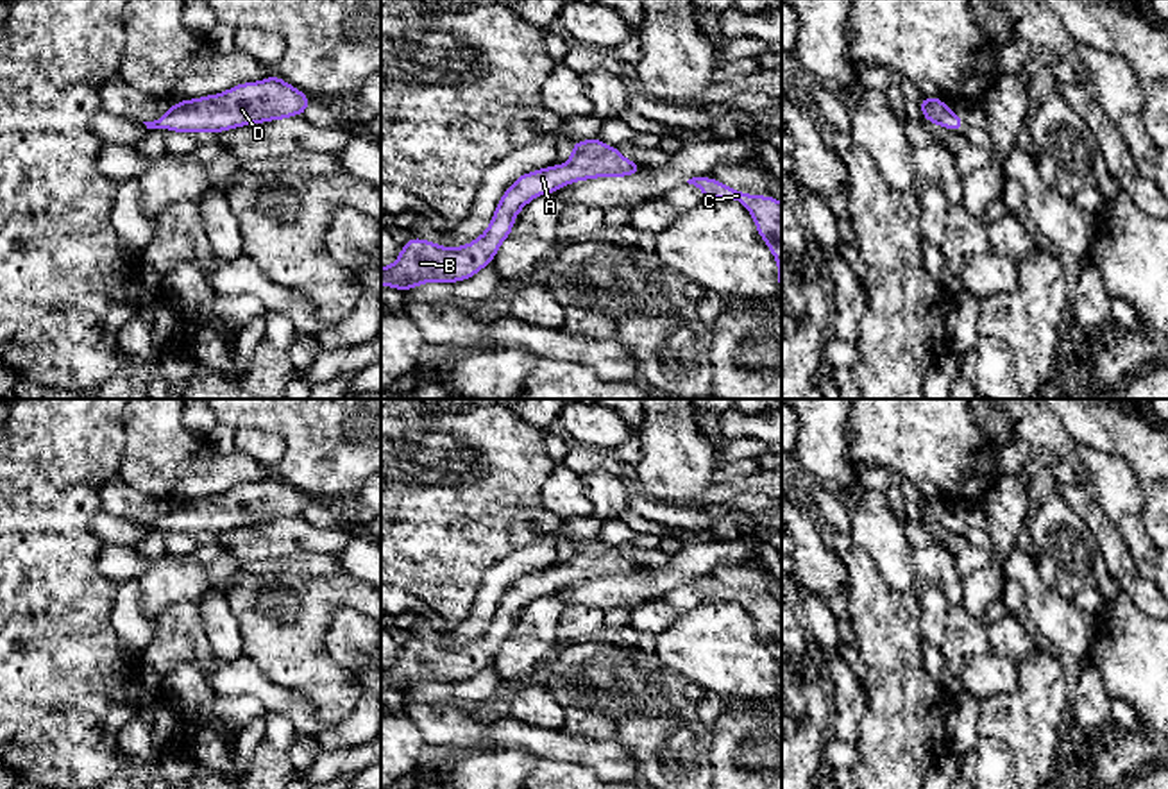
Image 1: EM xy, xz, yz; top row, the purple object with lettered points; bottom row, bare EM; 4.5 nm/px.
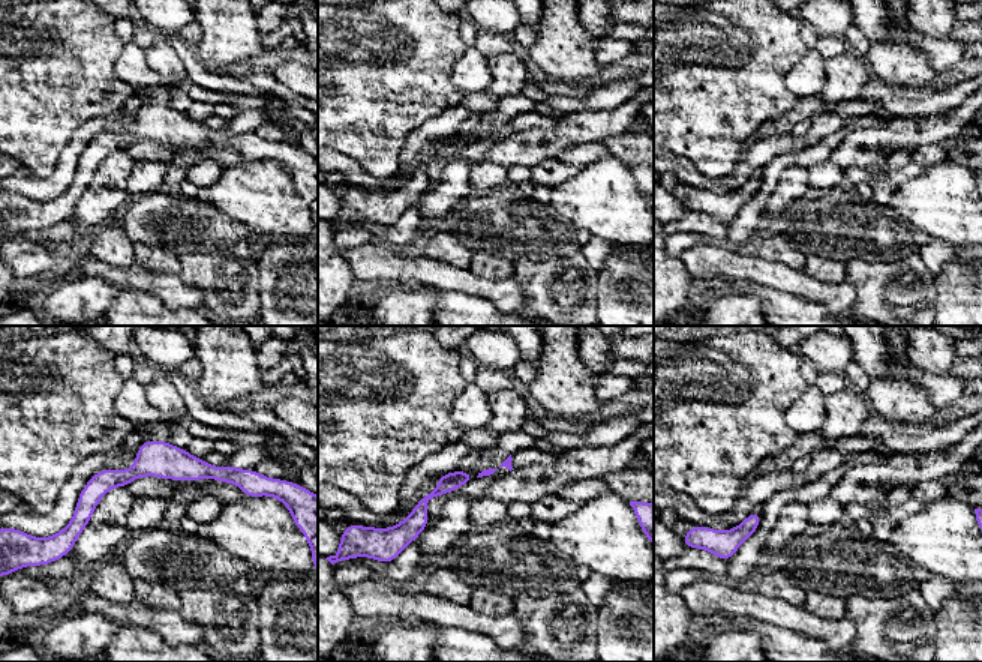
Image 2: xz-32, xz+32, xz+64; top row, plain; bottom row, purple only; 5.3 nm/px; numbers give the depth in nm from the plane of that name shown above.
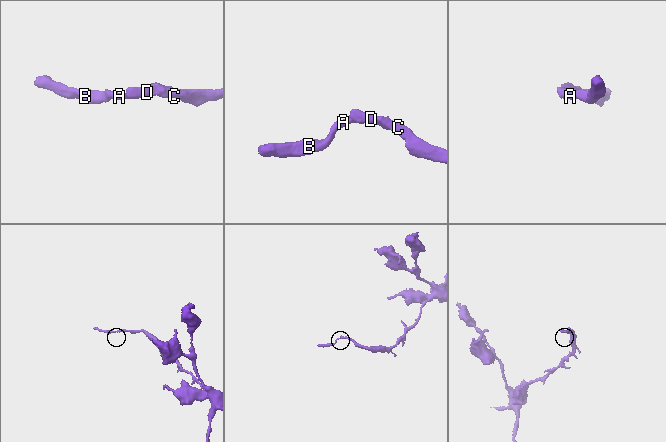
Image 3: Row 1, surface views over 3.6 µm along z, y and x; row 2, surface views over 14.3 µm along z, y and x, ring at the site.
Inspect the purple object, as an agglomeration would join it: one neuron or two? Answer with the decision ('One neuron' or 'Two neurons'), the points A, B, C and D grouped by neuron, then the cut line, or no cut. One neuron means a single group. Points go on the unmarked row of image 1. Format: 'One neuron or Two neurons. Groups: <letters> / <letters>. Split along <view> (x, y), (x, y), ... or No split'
One neuron. Groups: A B C D. No split

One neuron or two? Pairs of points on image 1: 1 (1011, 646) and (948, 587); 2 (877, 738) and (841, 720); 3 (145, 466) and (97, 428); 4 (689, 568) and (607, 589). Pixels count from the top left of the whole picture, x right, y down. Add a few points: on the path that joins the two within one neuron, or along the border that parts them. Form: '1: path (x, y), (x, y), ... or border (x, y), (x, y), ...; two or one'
1: border (963, 580), (963, 602), (959, 605); two
2: border (864, 687), (866, 714), (854, 745); two
3: border (124, 417), (124, 453), (117, 476); two
4: path (669, 578), (641, 589), (626, 589); one

